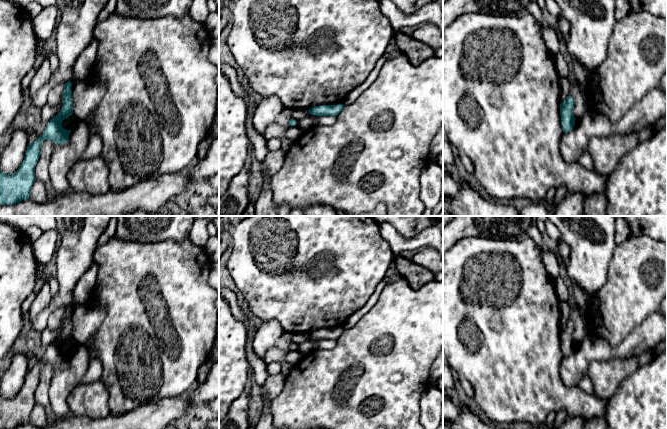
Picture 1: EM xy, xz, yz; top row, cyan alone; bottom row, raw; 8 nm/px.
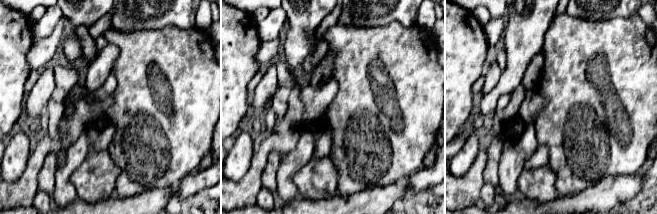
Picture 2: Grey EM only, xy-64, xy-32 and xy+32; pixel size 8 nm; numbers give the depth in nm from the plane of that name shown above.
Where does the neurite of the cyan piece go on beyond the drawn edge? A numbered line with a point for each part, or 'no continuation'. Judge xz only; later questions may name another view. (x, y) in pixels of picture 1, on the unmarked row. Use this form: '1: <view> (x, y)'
no continuation

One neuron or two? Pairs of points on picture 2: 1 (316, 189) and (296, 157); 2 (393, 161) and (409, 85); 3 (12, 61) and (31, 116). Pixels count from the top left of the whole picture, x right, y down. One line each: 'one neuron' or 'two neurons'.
1: two neurons
2: one neuron
3: two neurons

